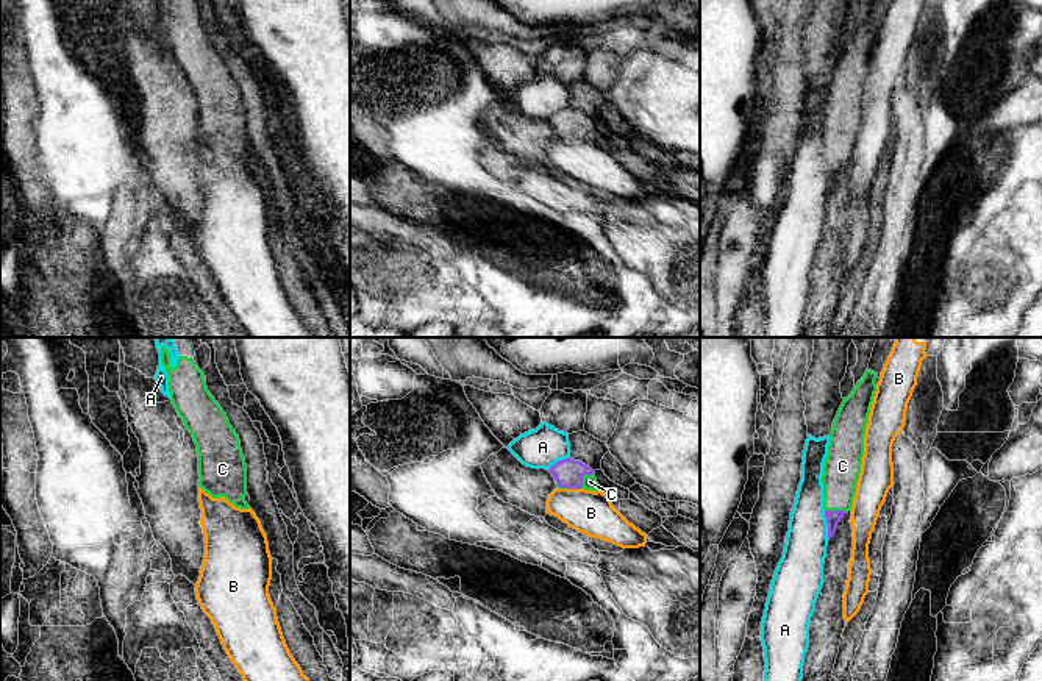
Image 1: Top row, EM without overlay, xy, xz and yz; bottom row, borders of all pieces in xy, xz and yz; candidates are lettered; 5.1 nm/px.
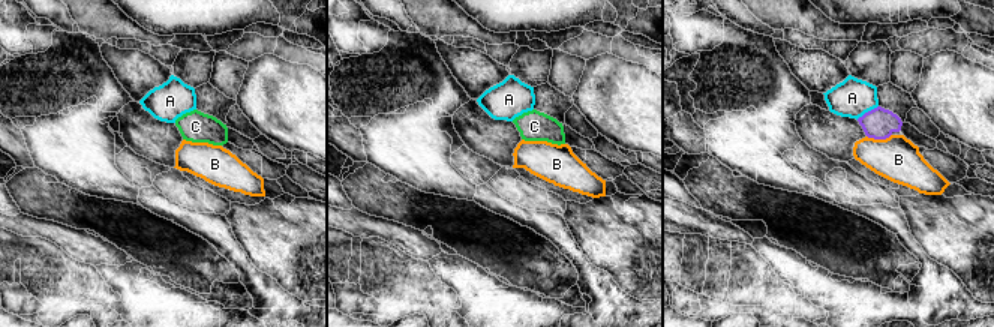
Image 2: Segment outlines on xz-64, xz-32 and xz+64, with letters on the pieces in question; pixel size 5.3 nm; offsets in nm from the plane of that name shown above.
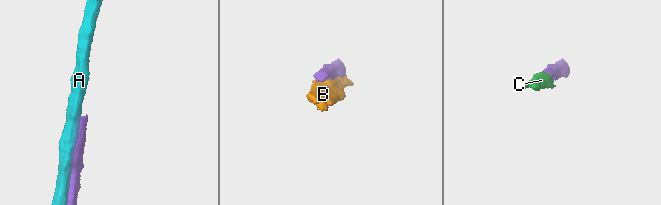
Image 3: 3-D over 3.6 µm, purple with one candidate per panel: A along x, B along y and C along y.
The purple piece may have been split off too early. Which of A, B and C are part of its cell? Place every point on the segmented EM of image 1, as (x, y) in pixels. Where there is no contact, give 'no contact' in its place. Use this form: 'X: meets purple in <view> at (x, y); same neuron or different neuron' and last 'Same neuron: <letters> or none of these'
A: meets purple in yz at (828, 525); different neuron
B: meets purple in xz at (574, 488); different neuron
C: meets purple in xz at (583, 475); same neuron
Same neuron: C

